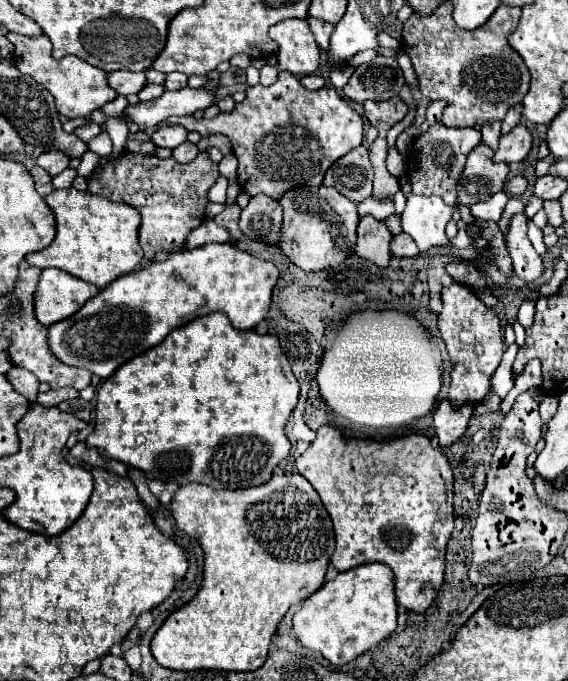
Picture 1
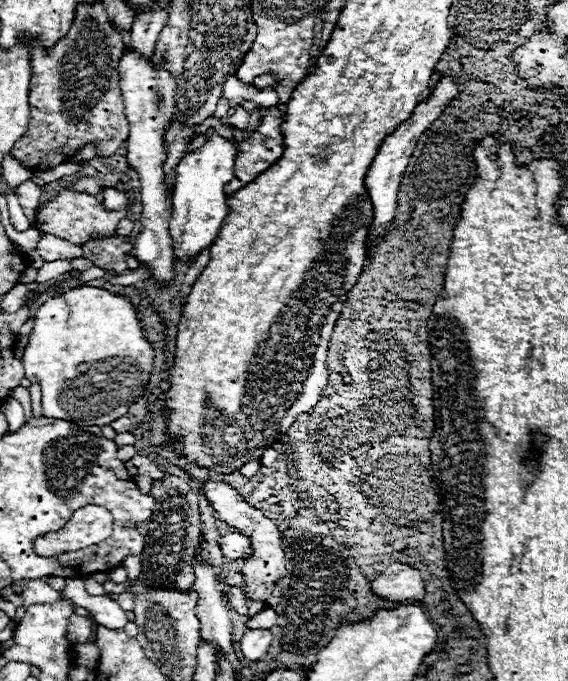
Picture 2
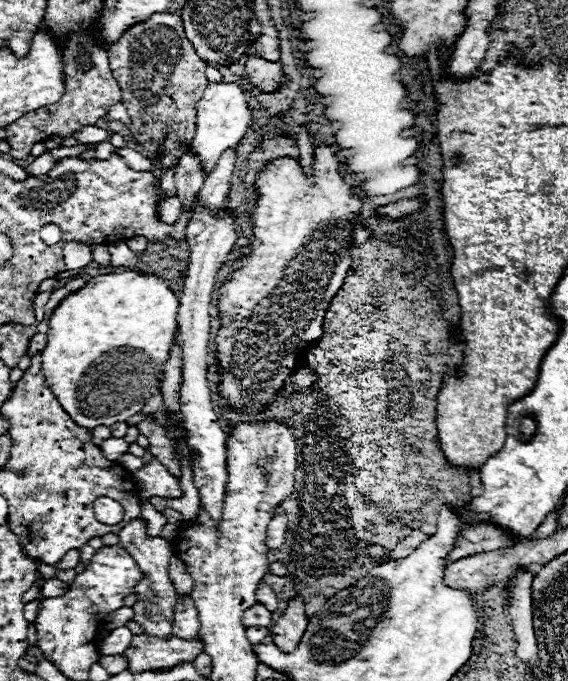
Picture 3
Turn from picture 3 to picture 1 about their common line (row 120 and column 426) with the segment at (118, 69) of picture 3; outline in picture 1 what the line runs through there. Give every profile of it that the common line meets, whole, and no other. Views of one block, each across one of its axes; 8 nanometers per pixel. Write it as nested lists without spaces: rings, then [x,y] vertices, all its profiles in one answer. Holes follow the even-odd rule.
[[[442,122],[432,124],[420,138],[414,140],[412,156],[408,160],[408,178],[412,182],[414,194],[424,196],[440,196],[448,204],[456,204],[456,184],[462,176],[466,156],[472,152],[474,146],[482,142],[482,136],[474,128],[448,128]]]

